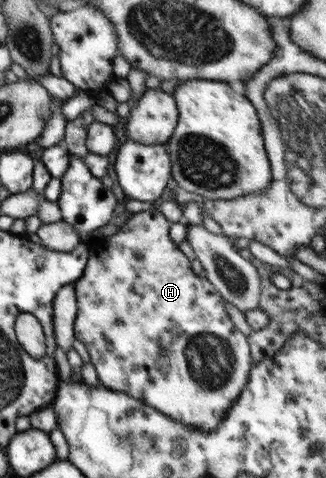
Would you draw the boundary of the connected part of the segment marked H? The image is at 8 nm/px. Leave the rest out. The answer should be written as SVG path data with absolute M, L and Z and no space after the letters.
M141 211L133 213L124 225L114 235L104 239L104 254L101 257L103 266L91 266L91 256L89 257L89 266L85 267L80 277L74 282L77 301L77 316L74 320L74 338L78 338L85 344L89 355L90 364L96 370L100 385L111 390L120 391L133 398L139 398L149 407L153 406L155 410L161 410L161 414L183 422L189 429L195 430L213 430L219 427L221 421L227 416L231 404L238 399L239 394L246 388L249 374L252 368L252 357L250 354L250 343L248 337L243 335L235 324L231 321L229 314L225 311L225 303L222 302L222 296L216 291L216 288L206 279L193 273L191 261L179 249L171 237L169 237L169 227L172 222L167 220L161 211Z

